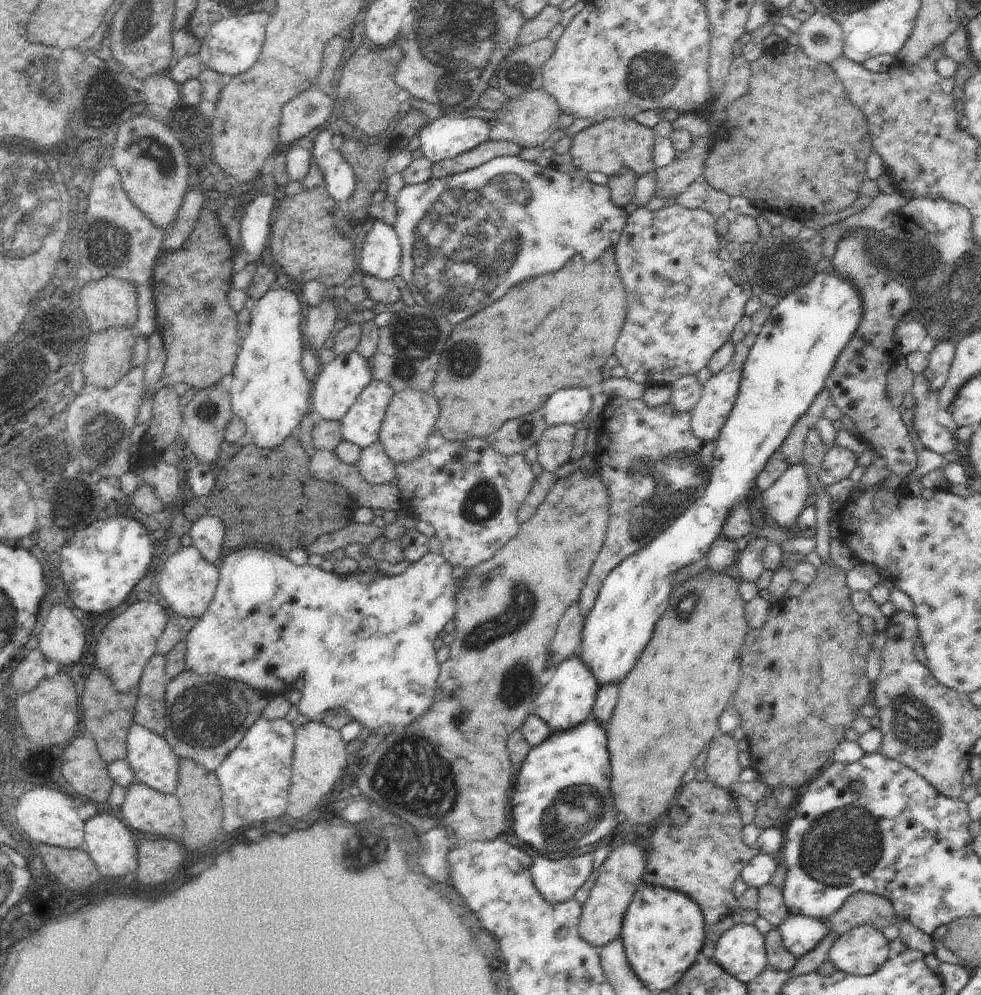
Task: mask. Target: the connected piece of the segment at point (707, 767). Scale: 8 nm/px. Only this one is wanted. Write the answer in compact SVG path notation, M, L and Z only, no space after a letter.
M732 735L714 737L703 762L702 769L707 772L707 778L715 785L732 791L731 786L739 780L743 770L738 752L738 741Z

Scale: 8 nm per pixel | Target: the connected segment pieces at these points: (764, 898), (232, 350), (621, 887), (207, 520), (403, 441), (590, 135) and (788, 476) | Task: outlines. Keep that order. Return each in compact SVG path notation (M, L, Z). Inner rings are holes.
M782 850L774 853L777 860L777 869L772 880L759 888L757 909L759 916L764 917L773 927L778 927L786 920L789 910L783 901L783 884L787 873L787 866L783 862Z
M203 206L200 211L195 229L179 251L162 253L155 264L153 274L153 297L158 304L157 325L155 330L164 336L163 341L167 350L167 359L161 379L156 386L194 388L203 391L209 386L219 383L225 376L233 374L237 354L241 341L237 333L237 314L226 300L231 289L231 277L234 274L232 266L235 254L229 238L216 218L216 212ZM190 318L192 326L182 326L182 320Z
M635 844L615 847L598 868L598 878L582 907L578 923L580 936L593 947L605 947L621 934L622 921L636 889L643 882L648 853Z
M217 516L200 517L189 530L193 545L210 564L219 564L223 552L224 522Z
M406 389L392 395L381 424L379 441L384 446L384 452L396 464L416 460L424 452L428 437L435 432L440 407L432 396L431 392L416 389Z
M626 116L608 117L581 130L573 137L570 156L576 169L589 172L604 172L611 177L622 166L633 170L641 177L650 169L656 168L653 159L654 134L652 127L638 123L634 118Z
M805 462L790 465L772 486L762 493L762 512L767 512L780 525L790 530L797 516L806 508L806 498L813 490L808 483Z

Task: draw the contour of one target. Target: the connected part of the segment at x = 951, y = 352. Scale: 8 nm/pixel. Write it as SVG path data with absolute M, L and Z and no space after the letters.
M950 340L938 341L928 350L928 368L924 370L924 378L928 379L931 389L938 391L946 384L949 377L949 370L955 355L954 342Z

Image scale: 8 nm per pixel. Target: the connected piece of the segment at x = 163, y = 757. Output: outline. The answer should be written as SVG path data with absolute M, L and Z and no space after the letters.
M133 723L127 734L127 755L125 759L132 767L136 783L144 783L167 795L174 795L177 789L178 764L180 759L175 755L165 737Z

